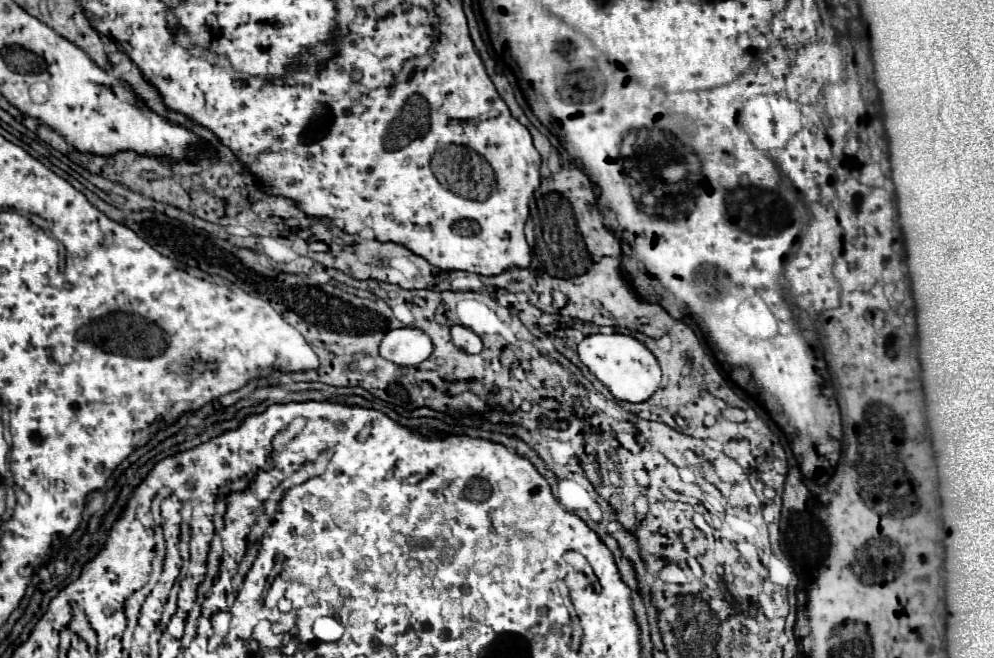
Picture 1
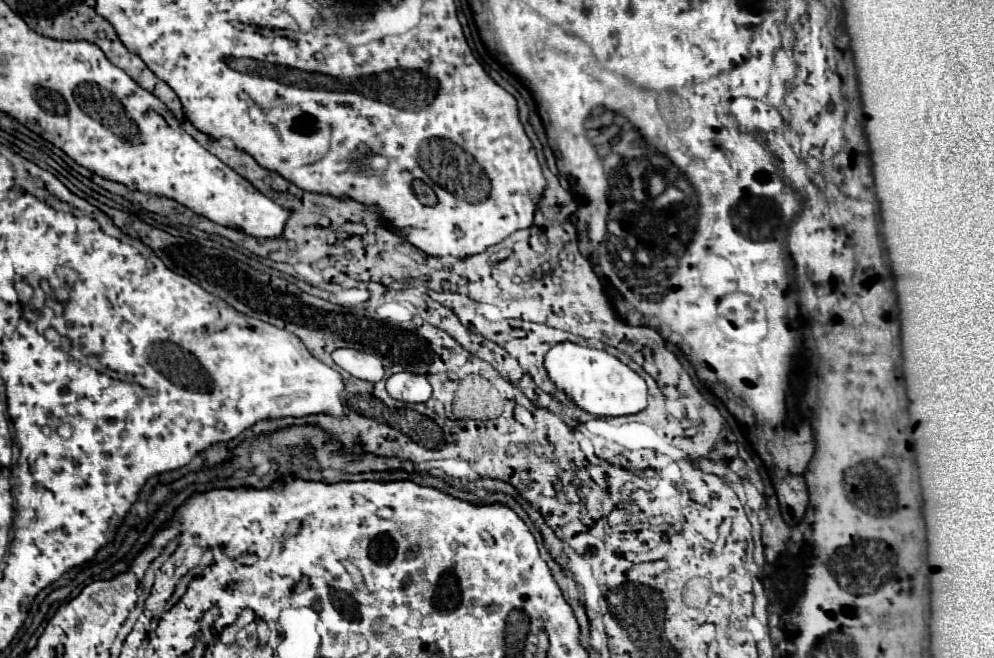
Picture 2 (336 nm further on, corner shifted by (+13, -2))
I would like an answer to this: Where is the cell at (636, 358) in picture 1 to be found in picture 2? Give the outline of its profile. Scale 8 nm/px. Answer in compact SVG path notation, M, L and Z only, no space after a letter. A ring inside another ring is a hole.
M563 342L547 352L545 370L549 374L549 380L557 386L557 390L563 390L581 410L593 416L637 414L647 406L645 380L605 350Z

